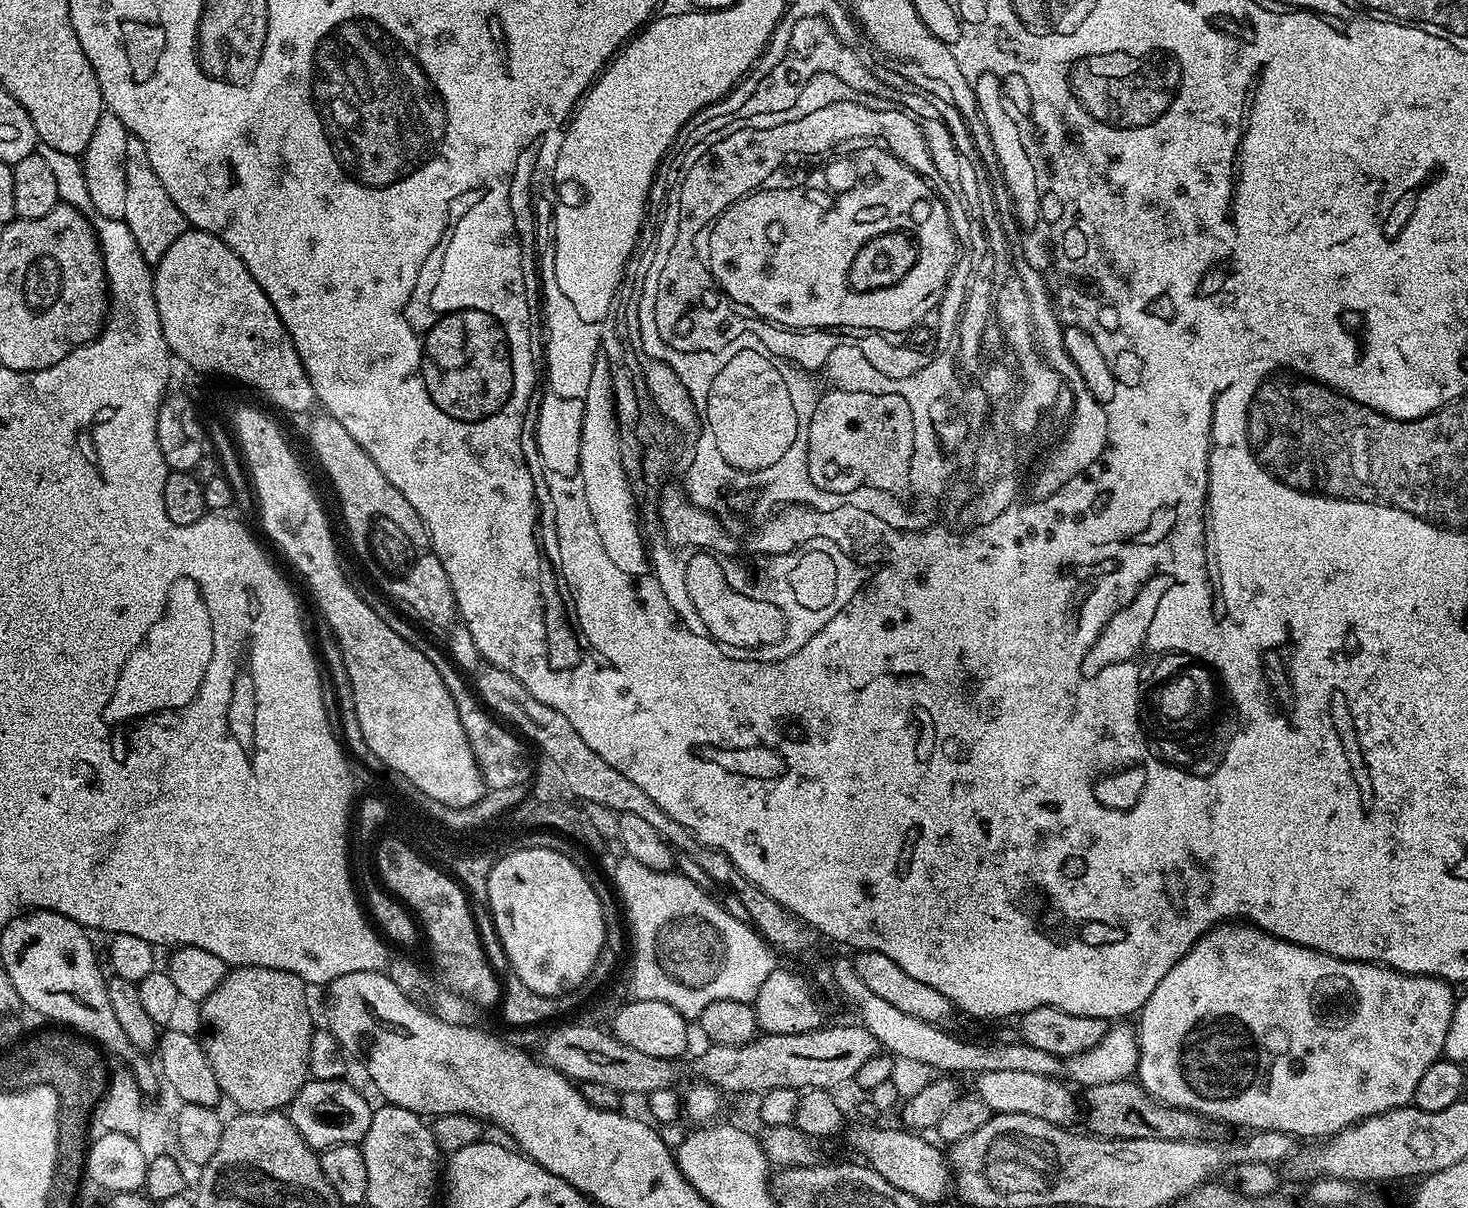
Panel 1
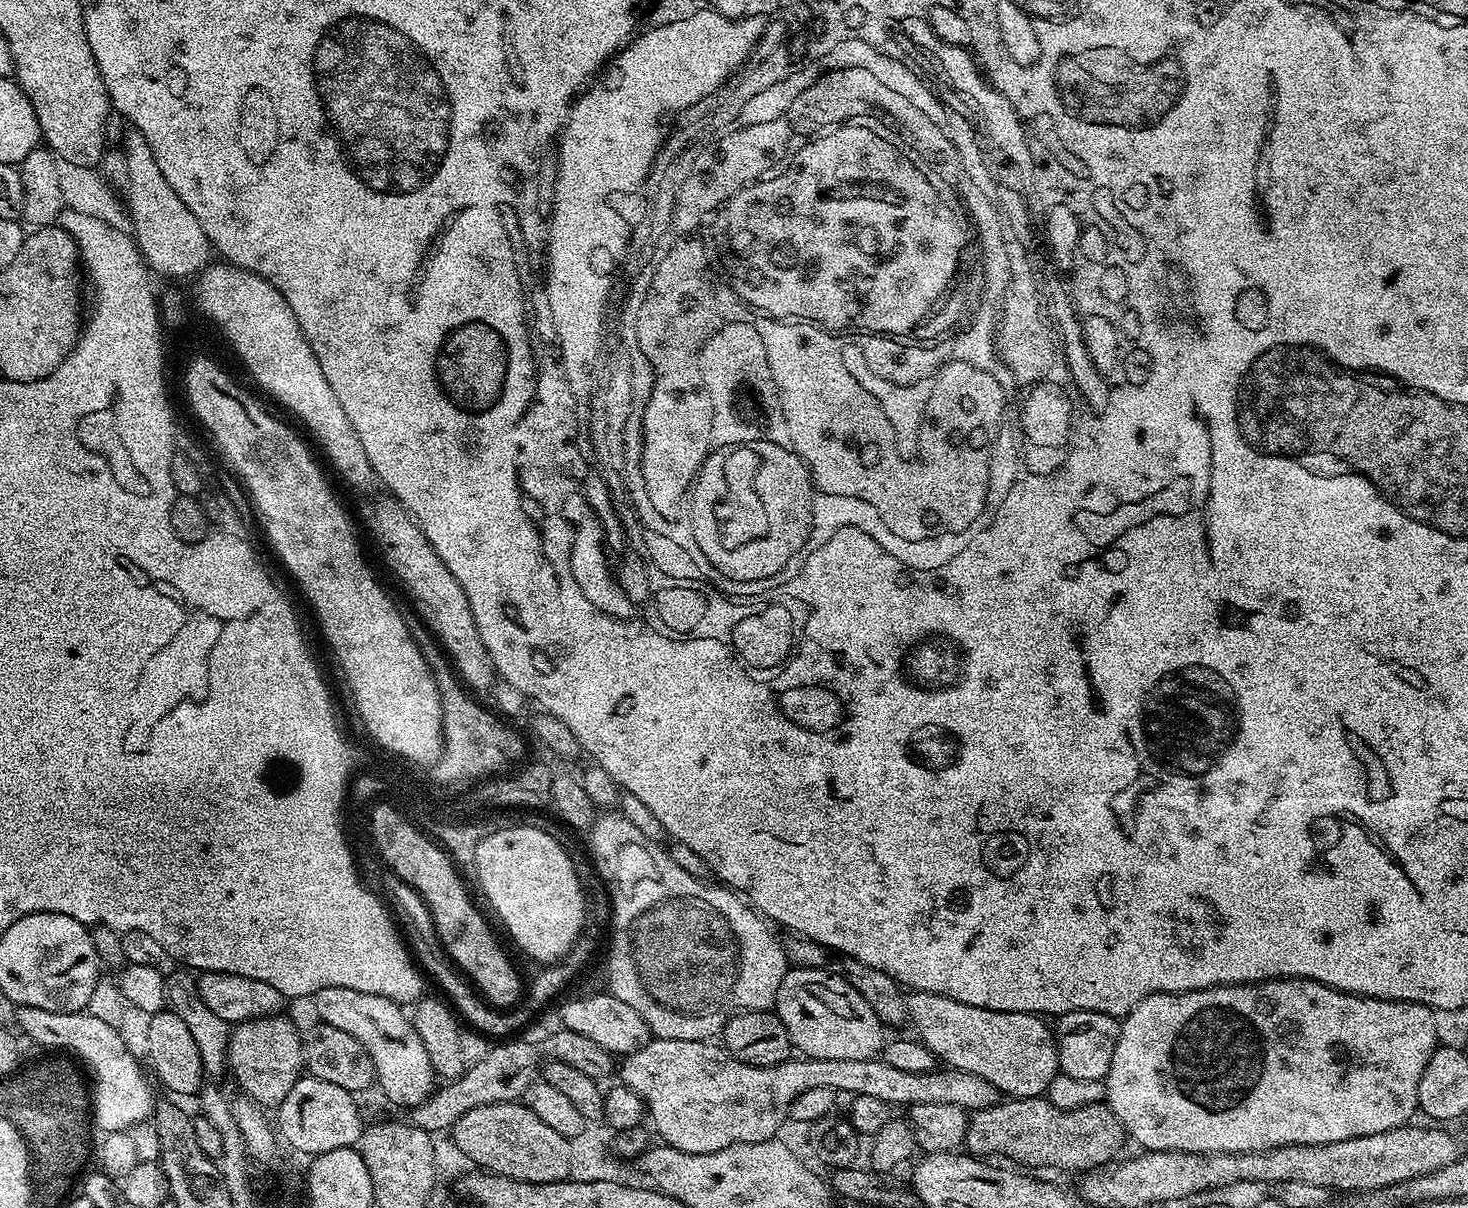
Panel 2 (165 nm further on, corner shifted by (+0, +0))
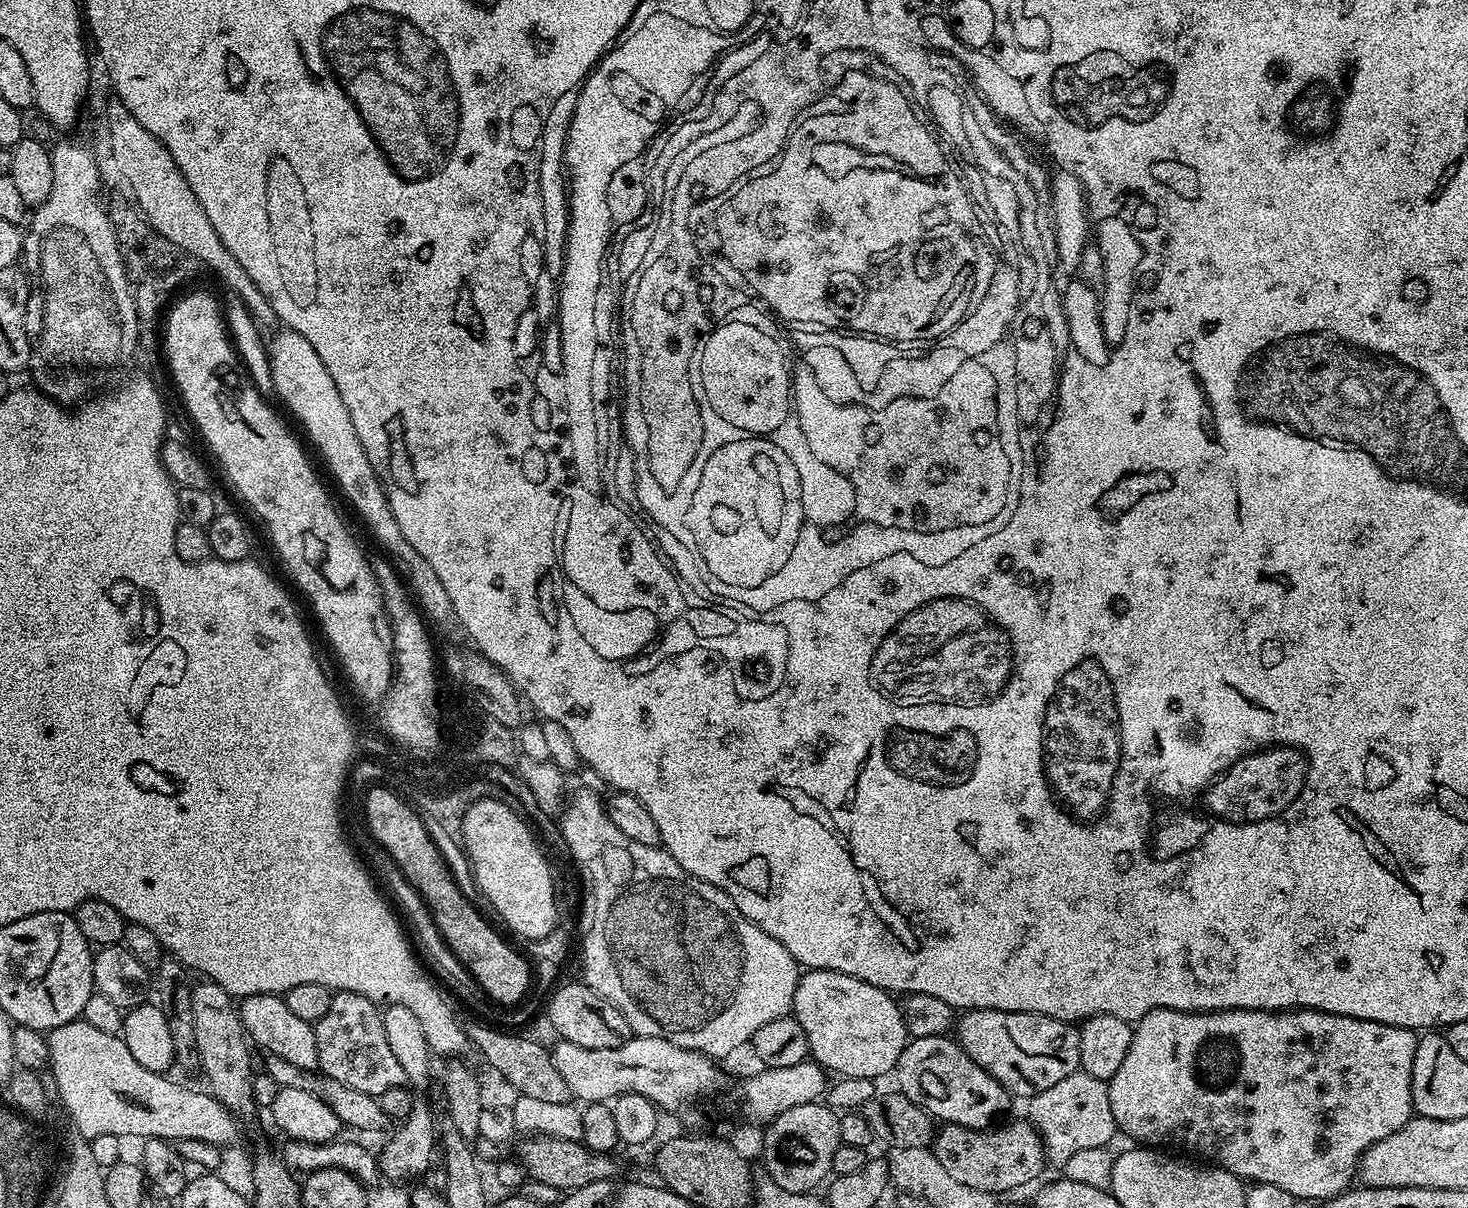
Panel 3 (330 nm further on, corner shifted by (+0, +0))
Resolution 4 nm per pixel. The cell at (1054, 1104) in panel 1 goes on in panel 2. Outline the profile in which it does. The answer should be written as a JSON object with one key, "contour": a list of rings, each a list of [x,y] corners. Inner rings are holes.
{"contour":[[[653,1038],[649,1040],[646,1046],[642,1046],[642,1050],[632,1052],[630,1055],[623,1057],[621,1066],[618,1068],[619,1083],[625,1084],[630,1090],[634,1090],[644,1100],[644,1107],[647,1115],[650,1117],[651,1127],[657,1128],[660,1131],[659,1138],[665,1145],[672,1148],[677,1148],[678,1151],[685,1151],[686,1154],[710,1154],[711,1151],[722,1150],[723,1147],[728,1147],[734,1143],[760,1143],[763,1140],[770,1140],[775,1137],[779,1124],[789,1117],[788,1111],[794,1102],[794,1098],[798,1098],[798,1094],[806,1094],[806,1090],[814,1090],[814,1086],[826,1086],[832,1088],[838,1094],[851,1094],[852,1096],[867,1096],[873,1098],[882,1098],[882,1102],[886,1102],[890,1106],[897,1106],[896,1104],[905,1104],[911,1106],[913,1104],[925,1104],[926,1102],[950,1102],[954,1106],[962,1106],[972,1112],[981,1112],[983,1108],[990,1108],[995,1104],[1001,1103],[1002,1093],[988,1082],[986,1078],[980,1078],[978,1074],[970,1072],[958,1072],[955,1070],[933,1070],[931,1072],[911,1072],[910,1070],[898,1070],[894,1066],[890,1066],[890,1062],[886,1062],[883,1058],[874,1060],[810,1060],[807,1058],[790,1058],[781,1064],[774,1066],[750,1066],[746,1062],[742,1062],[738,1058],[734,1058],[728,1053],[728,1049],[716,1042],[709,1042],[706,1040],[662,1040]]]}

